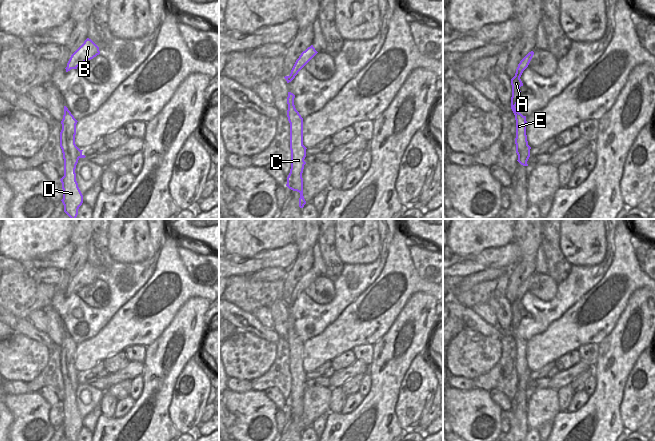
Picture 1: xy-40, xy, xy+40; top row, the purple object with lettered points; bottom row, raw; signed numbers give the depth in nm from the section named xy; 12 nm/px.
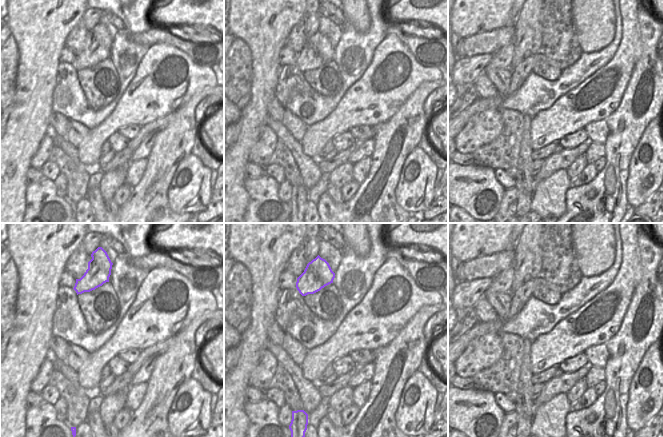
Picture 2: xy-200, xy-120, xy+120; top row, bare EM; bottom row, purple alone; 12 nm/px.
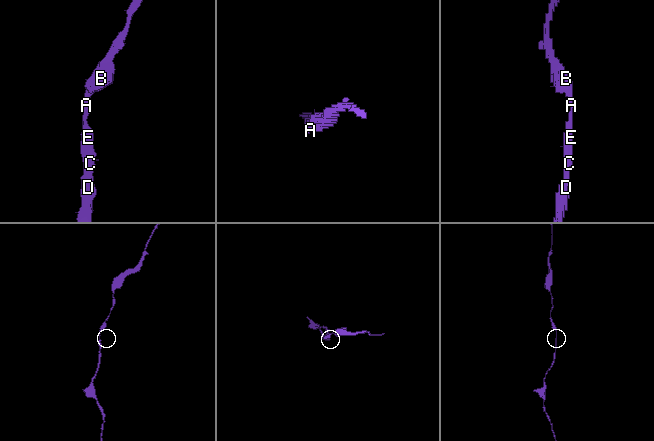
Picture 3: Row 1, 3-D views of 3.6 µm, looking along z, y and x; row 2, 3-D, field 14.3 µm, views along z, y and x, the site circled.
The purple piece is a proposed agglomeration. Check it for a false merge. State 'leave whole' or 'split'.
leave whole

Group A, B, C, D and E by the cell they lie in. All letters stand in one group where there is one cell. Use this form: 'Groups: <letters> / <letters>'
Groups: A B C D E.

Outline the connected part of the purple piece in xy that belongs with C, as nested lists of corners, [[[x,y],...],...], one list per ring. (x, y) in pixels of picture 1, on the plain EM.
[[[288,316],[287,321],[287,341],[290,347],[290,374],[291,374],[291,393],[287,401],[286,410],[300,417],[299,431],[303,432],[306,425],[303,420],[302,397],[306,381],[306,371],[303,369],[303,342],[296,334],[294,329],[295,319]]]

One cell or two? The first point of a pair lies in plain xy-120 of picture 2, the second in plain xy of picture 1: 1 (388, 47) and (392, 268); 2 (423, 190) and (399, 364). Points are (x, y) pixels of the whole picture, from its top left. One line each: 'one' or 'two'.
1: one
2: two

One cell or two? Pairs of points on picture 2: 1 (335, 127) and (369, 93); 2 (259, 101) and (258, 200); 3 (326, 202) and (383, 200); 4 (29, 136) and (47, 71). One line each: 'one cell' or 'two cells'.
1: one cell
2: two cells
3: one cell
4: one cell

